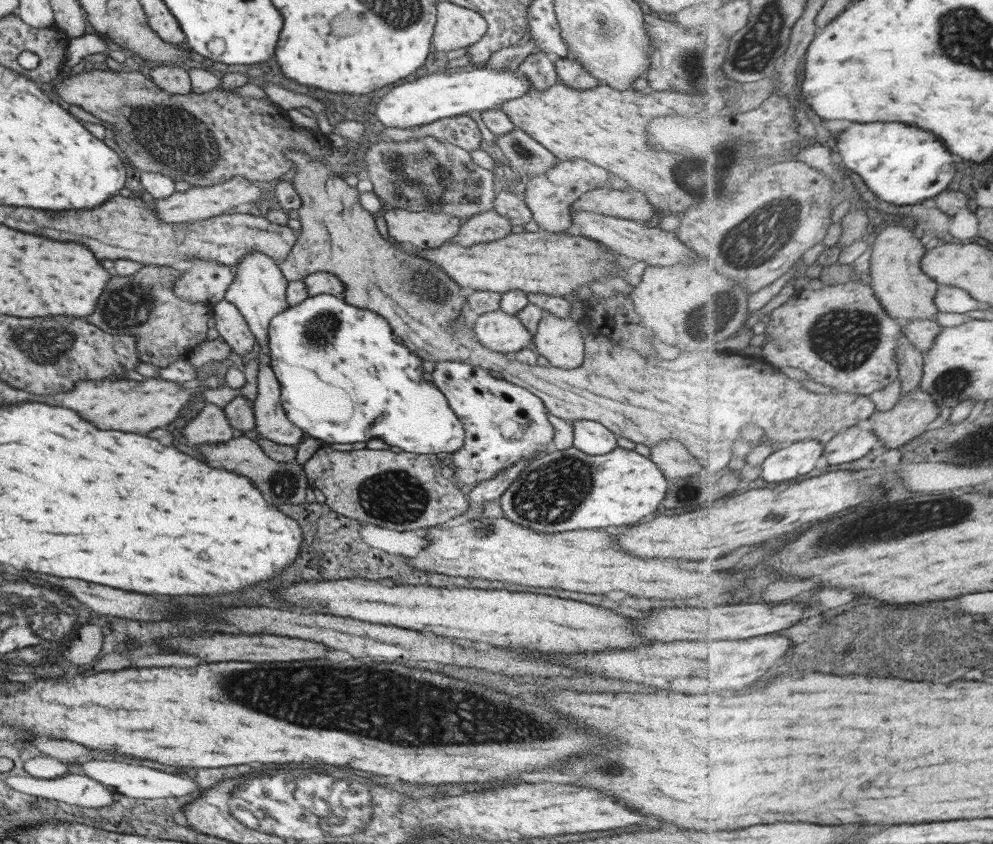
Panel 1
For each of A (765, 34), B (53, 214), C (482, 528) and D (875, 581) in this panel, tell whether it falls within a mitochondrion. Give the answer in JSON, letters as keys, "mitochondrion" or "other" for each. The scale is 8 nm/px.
{"A":"mitochondrion","B":"other","C":"mitochondrion","D":"other"}

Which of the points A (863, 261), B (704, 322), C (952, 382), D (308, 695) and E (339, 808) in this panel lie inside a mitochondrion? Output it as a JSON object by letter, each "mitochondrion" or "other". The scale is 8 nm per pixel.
{"A":"other","B":"mitochondrion","C":"mitochondrion","D":"mitochondrion","E":"mitochondrion"}

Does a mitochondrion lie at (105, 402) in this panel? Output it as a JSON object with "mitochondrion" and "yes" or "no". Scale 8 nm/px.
{"mitochondrion":"no"}

